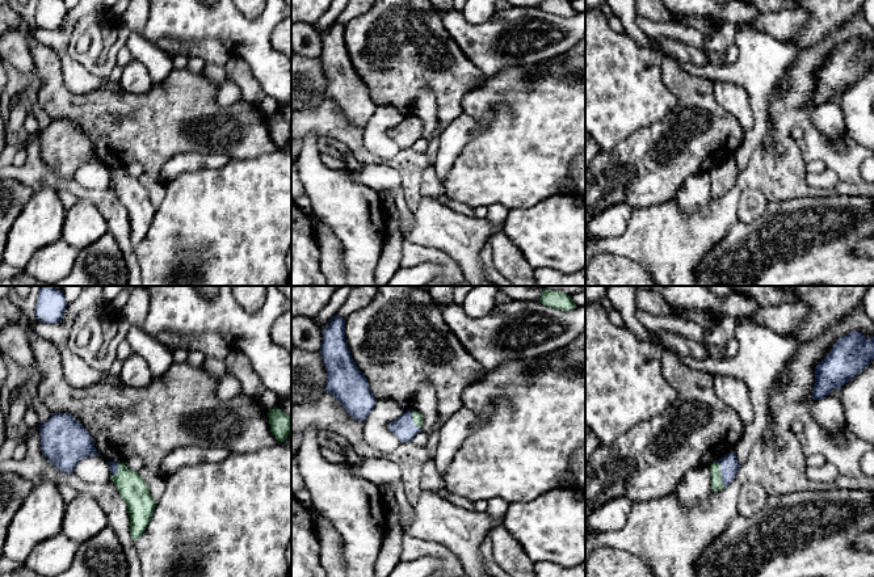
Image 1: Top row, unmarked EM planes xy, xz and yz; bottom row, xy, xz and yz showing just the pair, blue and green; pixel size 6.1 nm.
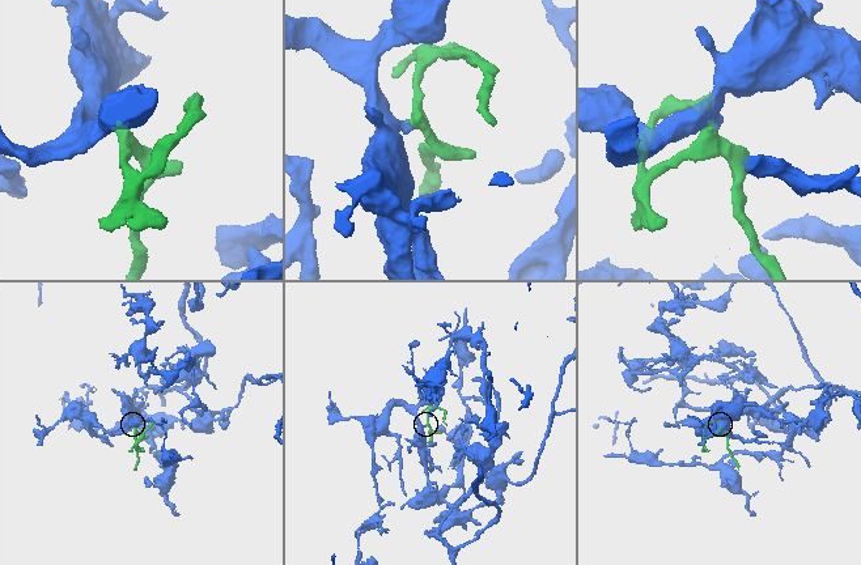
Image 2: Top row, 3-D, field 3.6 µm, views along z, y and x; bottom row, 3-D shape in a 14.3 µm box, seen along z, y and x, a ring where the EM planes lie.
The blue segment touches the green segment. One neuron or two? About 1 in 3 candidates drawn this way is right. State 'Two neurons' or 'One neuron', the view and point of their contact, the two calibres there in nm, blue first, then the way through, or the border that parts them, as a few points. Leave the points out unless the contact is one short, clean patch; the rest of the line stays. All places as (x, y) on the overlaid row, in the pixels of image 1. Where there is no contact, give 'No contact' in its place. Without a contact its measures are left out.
One neuron. Touches blue at yz (721, 472). Thickness 110 nm (blue) against 70 nm. Path across: yz (728, 464), (721, 472), (721, 479), (717, 484)

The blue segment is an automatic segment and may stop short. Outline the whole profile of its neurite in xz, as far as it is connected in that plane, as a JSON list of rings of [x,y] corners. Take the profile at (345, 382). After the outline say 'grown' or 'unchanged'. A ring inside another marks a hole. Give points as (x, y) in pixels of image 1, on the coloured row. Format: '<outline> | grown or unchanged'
[[[335,315],[329,320],[329,325],[323,330],[319,351],[328,374],[325,391],[339,399],[350,417],[365,422],[377,399],[350,355],[343,317]]] | unchanged

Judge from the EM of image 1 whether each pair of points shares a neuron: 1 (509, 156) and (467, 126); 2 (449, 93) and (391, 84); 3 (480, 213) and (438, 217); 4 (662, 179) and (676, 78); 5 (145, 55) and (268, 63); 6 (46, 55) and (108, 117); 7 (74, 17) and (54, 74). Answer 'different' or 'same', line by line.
1: different
2: same
3: different
4: same
5: different
6: same
7: different

